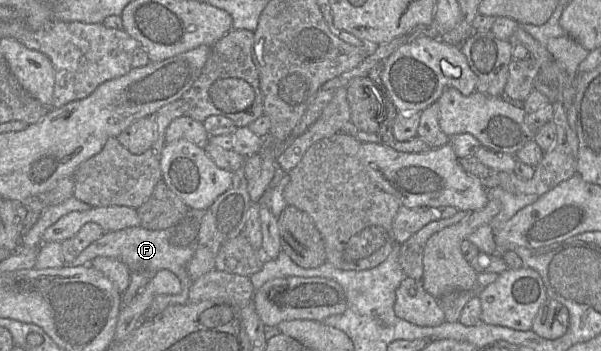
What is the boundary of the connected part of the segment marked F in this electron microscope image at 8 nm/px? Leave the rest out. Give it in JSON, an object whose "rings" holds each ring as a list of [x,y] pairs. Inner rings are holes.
{"rings":[[[141,226],[130,227],[123,230],[105,232],[99,239],[85,248],[72,262],[67,266],[81,266],[91,264],[92,260],[98,256],[105,256],[119,260],[127,265],[131,272],[141,271],[149,275],[154,275],[162,269],[172,271],[180,280],[182,291],[179,294],[161,294],[157,295],[151,306],[146,310],[142,321],[150,319],[157,315],[170,305],[186,304],[189,302],[189,292],[193,280],[188,274],[187,266],[195,253],[195,245],[179,247],[171,244],[170,239],[174,227],[163,230],[151,230]]]}

